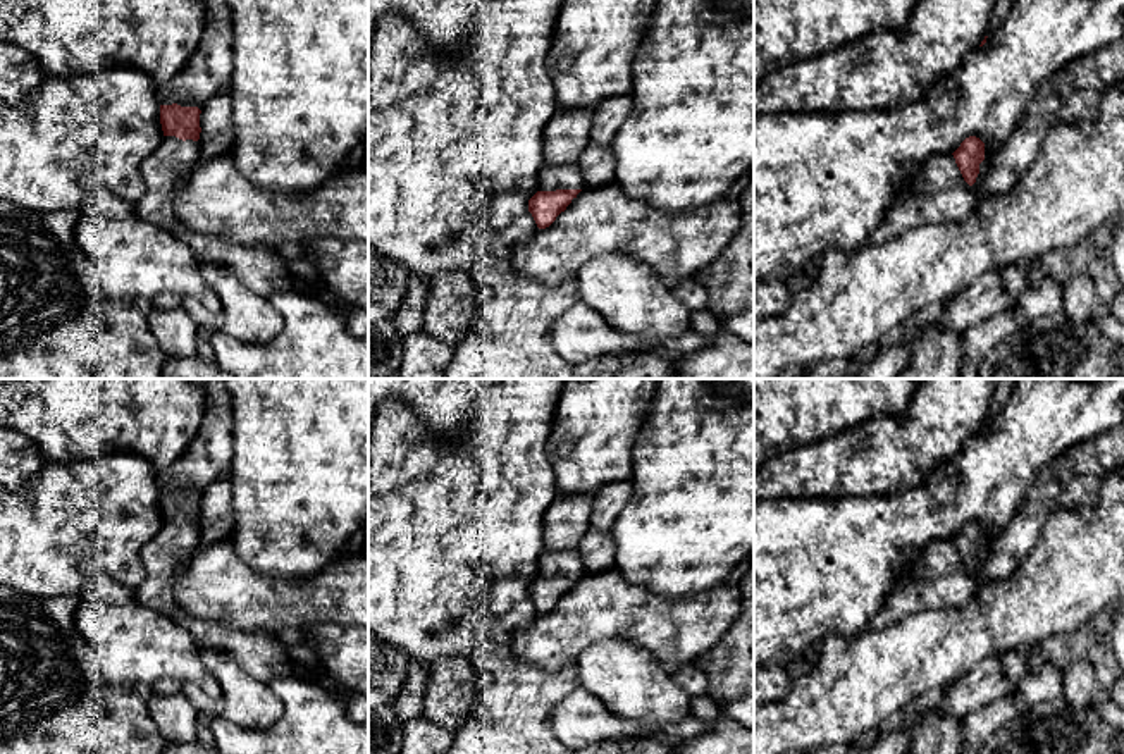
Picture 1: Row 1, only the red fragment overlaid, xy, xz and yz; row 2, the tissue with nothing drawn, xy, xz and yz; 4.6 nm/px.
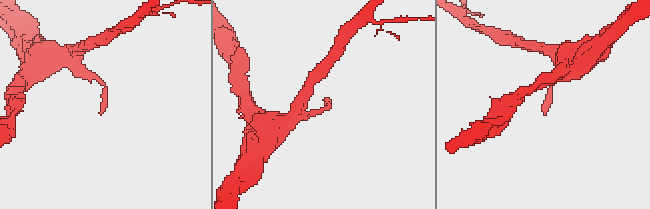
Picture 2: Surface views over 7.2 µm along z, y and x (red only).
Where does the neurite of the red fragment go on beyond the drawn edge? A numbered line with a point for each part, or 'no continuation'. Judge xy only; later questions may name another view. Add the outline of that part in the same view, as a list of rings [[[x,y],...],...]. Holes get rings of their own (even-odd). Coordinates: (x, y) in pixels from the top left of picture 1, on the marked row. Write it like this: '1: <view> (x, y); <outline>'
1: xy (260, 269); [[[164,136],[162,143],[139,165],[146,184],[134,212],[158,227],[184,239],[200,262],[219,263],[262,298],[270,298],[284,287],[327,294],[318,282],[310,282],[287,270],[286,260],[272,248],[229,243],[222,238],[203,236],[188,227],[176,212],[176,189],[186,174],[196,167],[198,141]]]

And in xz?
1: xz (567, 176); [[[577,164],[544,165],[539,172],[539,191],[585,189],[585,181]]]

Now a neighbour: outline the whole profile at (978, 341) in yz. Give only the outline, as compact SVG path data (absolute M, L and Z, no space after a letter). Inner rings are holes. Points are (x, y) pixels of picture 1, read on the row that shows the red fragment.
M1045 275L1038 286L1028 286L1014 308L1007 308L962 334L962 368L959 379L979 379L986 355L1022 327L1062 310L1062 282Z

